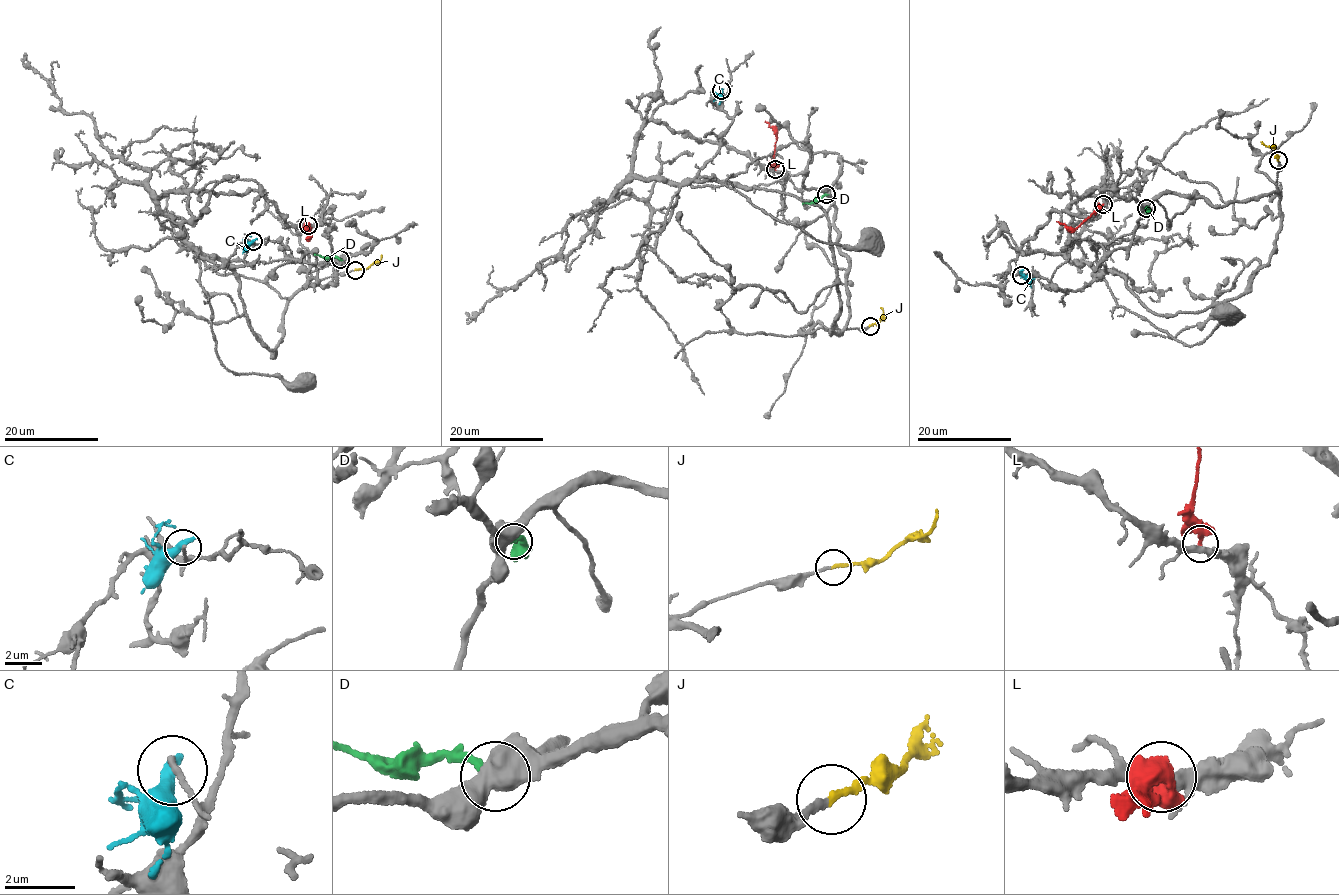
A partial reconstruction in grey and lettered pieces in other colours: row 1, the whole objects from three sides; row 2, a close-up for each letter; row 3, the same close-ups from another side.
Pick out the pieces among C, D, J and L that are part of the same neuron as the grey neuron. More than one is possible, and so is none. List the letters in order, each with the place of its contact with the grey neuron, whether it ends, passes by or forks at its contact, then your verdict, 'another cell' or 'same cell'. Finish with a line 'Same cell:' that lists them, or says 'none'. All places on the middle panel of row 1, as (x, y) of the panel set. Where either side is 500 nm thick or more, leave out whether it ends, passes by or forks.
C: meets grey at (721, 90); it ends there; another cell
D: meets grey at (826, 194); another cell
J: meets grey at (870, 326); it ends there; same cell
L: meets grey at (775, 169); it ends there; another cell
Same cell: J

